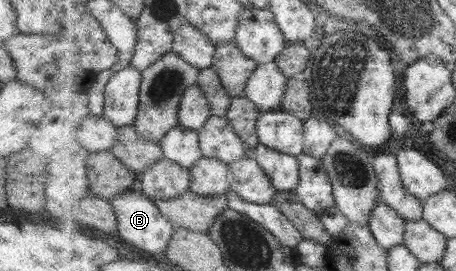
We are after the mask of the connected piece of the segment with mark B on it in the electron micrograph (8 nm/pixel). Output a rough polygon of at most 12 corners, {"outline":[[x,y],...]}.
{"outline":[[131,189],[111,202],[119,232],[166,255],[176,226],[154,199]]}

